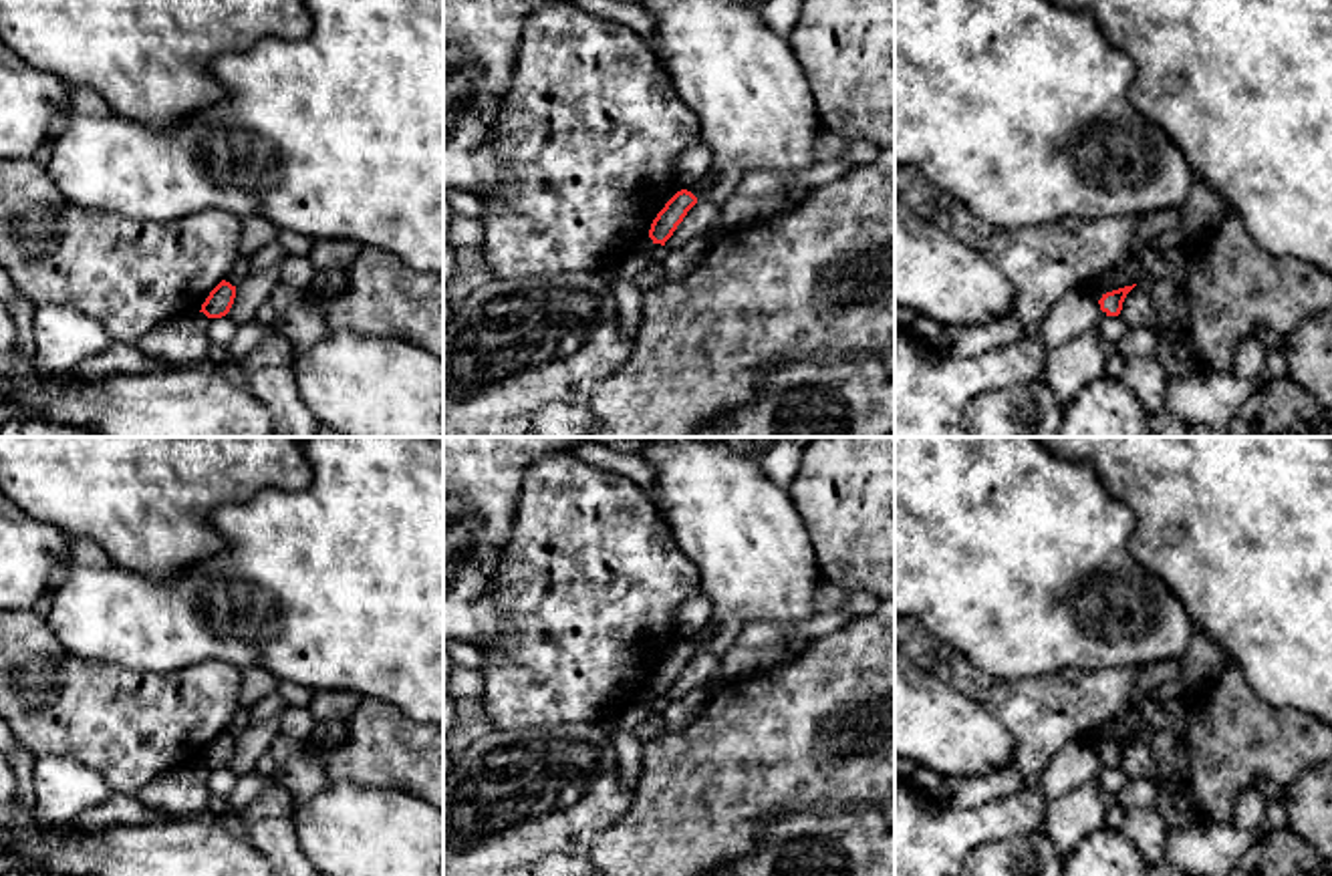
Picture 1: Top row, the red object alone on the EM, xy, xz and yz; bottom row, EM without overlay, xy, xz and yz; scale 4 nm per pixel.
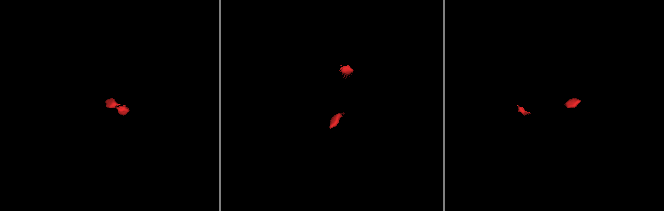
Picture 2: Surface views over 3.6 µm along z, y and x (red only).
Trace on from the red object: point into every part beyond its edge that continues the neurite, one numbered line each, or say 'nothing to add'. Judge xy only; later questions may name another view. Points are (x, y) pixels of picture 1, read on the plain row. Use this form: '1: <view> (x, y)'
nothing to add

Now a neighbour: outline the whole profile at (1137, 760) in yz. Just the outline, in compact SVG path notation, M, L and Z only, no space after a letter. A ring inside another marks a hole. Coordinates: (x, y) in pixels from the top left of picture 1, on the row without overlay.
M1135 737L1124 753L1122 753L1122 761L1118 765L1130 779L1135 777L1153 777L1159 783L1165 783L1159 765L1155 761L1153 749L1149 743L1141 741L1139 737Z

